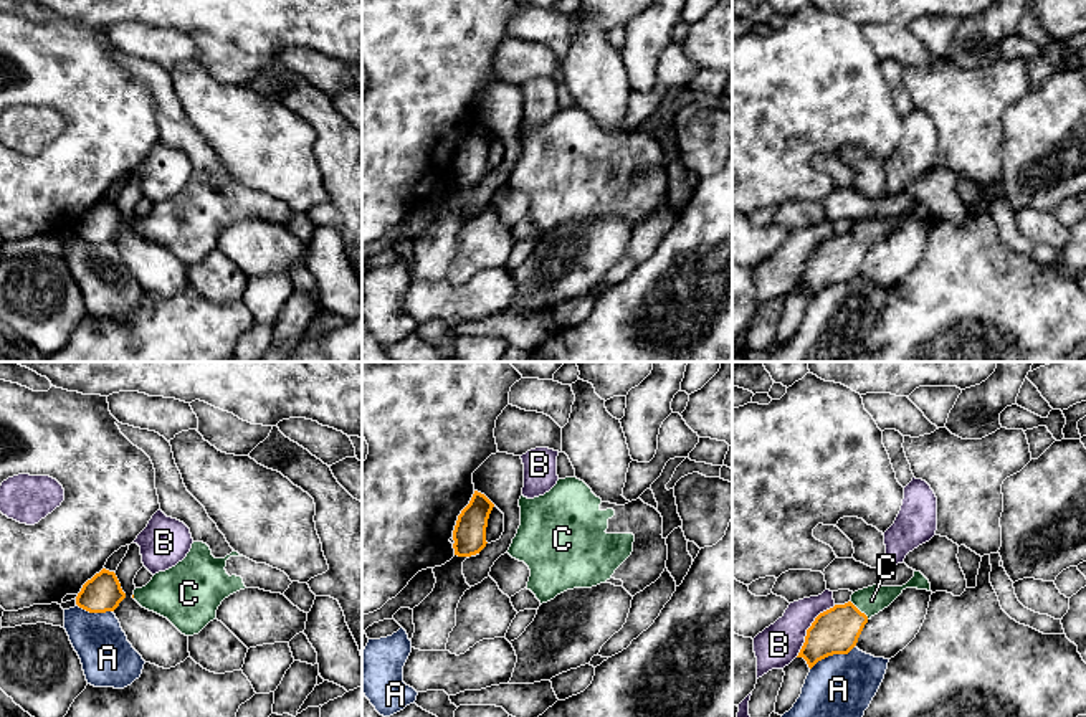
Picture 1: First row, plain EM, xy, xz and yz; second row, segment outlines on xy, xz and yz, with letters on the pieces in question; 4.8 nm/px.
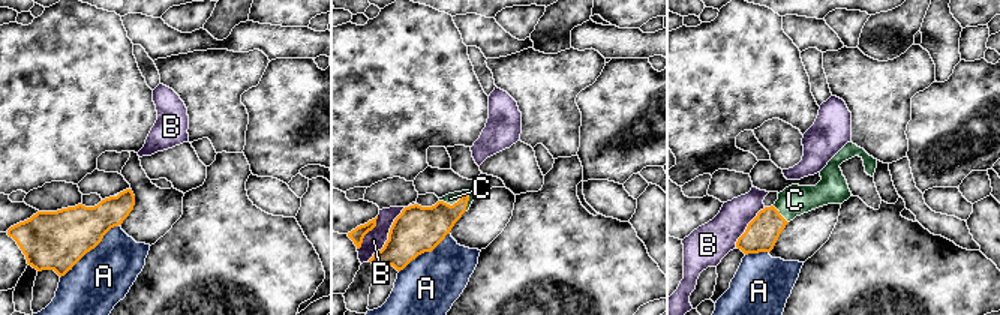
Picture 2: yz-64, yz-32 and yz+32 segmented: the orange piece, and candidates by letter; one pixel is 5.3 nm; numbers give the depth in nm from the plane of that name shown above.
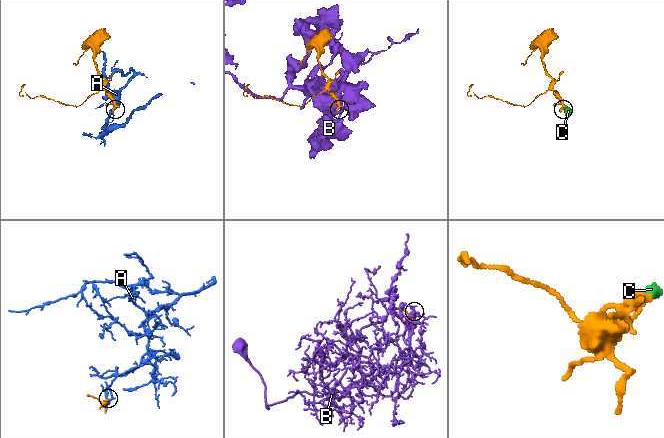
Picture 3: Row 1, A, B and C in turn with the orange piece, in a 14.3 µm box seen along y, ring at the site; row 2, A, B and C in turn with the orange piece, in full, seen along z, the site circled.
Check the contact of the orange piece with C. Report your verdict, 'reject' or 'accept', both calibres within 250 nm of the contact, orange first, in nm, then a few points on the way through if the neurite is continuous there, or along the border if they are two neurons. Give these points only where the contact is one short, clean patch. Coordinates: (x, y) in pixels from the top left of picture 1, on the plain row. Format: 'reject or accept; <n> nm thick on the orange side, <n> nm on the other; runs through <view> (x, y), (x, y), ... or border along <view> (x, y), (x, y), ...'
accept; 220 nm thick on the orange side, 140 nm on the other; runs through yz (835, 261), (858, 240), (871, 230)

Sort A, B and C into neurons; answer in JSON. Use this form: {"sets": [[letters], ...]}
{"sets": [["A"], ["B"], ["C"]]}

